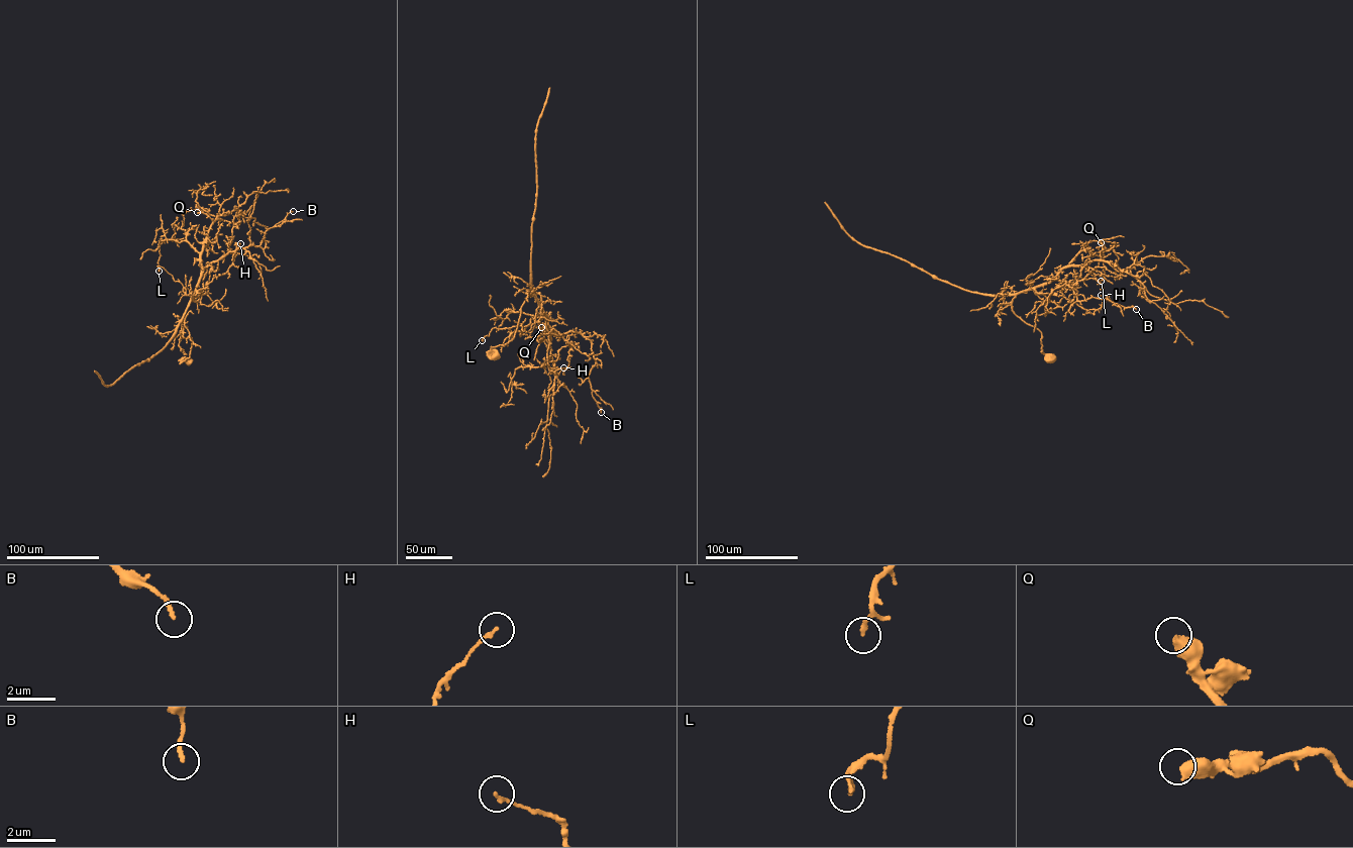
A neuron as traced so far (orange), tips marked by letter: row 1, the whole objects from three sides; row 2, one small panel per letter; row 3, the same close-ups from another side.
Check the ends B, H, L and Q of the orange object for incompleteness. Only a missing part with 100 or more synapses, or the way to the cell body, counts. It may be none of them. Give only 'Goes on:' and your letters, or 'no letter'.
Goes on: no letter

